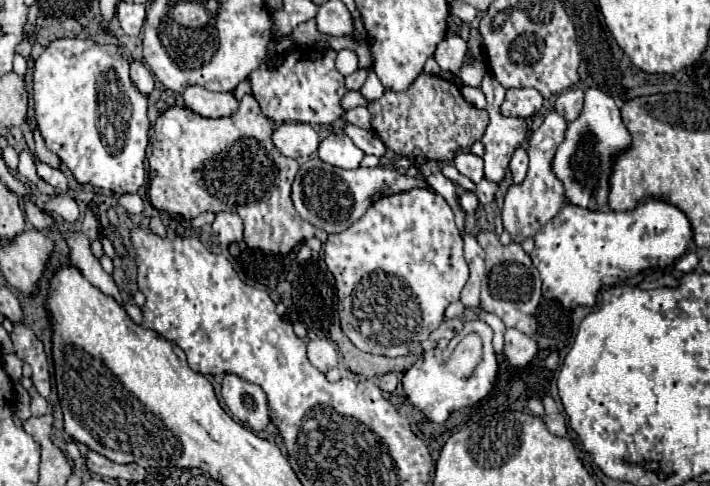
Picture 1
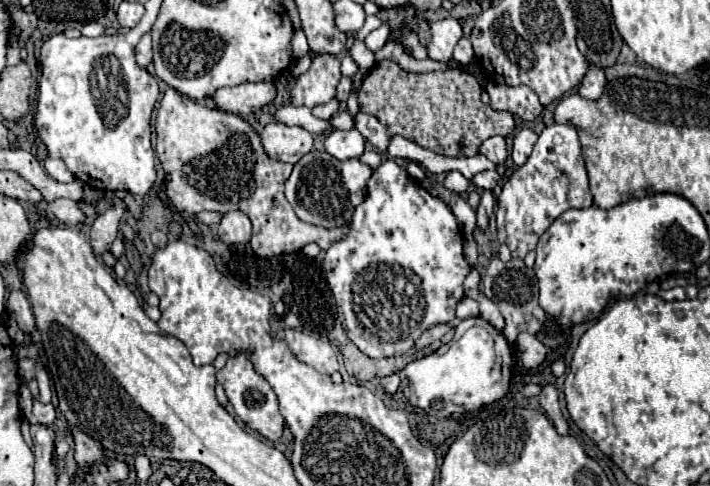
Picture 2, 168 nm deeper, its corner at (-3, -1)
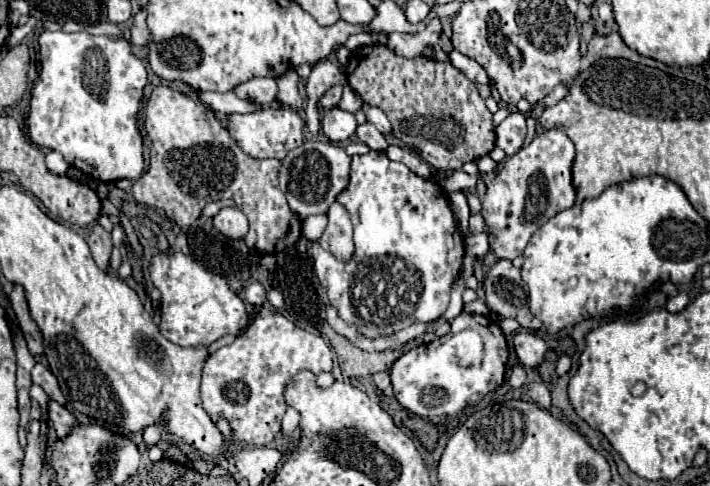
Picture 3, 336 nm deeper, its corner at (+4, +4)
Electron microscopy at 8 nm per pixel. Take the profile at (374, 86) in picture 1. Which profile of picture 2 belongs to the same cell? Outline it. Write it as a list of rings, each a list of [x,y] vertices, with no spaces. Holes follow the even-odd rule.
[[[359,111],[359,113],[355,115],[355,127],[357,127],[357,131],[359,131],[379,153],[385,153],[385,151],[387,151],[389,137],[387,137],[383,125],[381,125],[375,117],[371,117],[369,113]]]

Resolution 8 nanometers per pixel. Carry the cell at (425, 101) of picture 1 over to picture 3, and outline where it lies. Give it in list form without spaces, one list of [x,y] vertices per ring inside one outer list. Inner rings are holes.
[[[372,44],[350,54],[346,76],[350,88],[366,104],[384,110],[392,124],[392,134],[420,152],[422,160],[430,166],[438,170],[460,170],[466,162],[474,162],[494,150],[492,114],[478,94],[476,84],[450,62],[438,62],[426,56],[408,60],[386,44]]]

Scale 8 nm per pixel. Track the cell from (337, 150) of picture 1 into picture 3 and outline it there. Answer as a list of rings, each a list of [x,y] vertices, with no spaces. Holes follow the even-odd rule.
[[[330,108],[324,112],[322,118],[322,132],[328,140],[332,142],[346,142],[348,138],[354,136],[356,132],[356,118],[354,114],[340,110],[340,108]]]

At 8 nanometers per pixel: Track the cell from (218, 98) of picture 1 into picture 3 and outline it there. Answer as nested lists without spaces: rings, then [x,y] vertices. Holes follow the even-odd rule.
[[[252,78],[240,84],[234,92],[242,100],[250,100],[254,104],[266,106],[266,104],[272,104],[272,100],[276,100],[278,84],[274,78]]]

